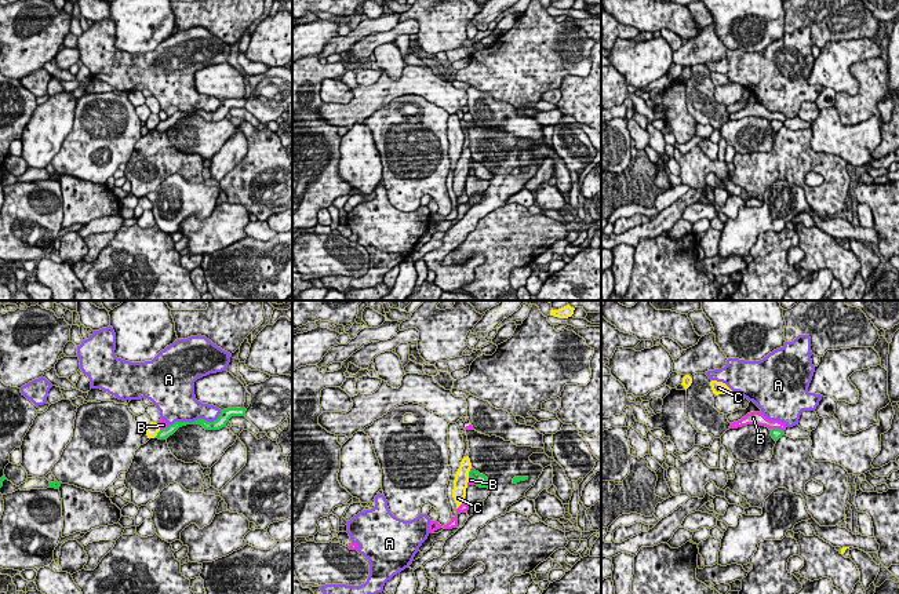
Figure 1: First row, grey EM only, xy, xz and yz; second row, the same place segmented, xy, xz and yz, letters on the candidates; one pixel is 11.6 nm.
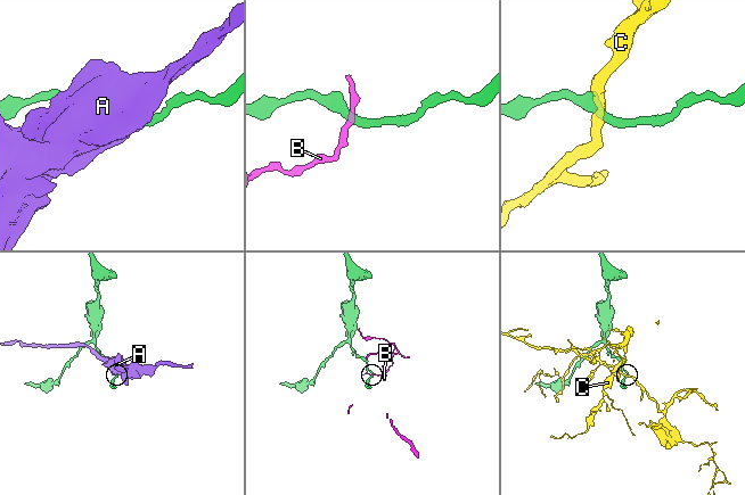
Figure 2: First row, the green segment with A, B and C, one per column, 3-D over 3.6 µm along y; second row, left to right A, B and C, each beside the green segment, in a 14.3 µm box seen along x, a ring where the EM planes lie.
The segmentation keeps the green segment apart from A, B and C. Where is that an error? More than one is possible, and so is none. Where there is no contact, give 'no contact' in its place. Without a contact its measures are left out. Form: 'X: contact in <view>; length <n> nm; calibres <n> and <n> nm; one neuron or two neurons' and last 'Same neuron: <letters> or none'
A: contact in xy; length 650 nm; calibres 120 and 380 nm; two neurons
B: contact in yz; length 180 nm; calibres 130 and 140 nm; two neurons
C: contact in xy; length 130 nm; calibres 130 and 140 nm; two neurons
Same neuron: none

